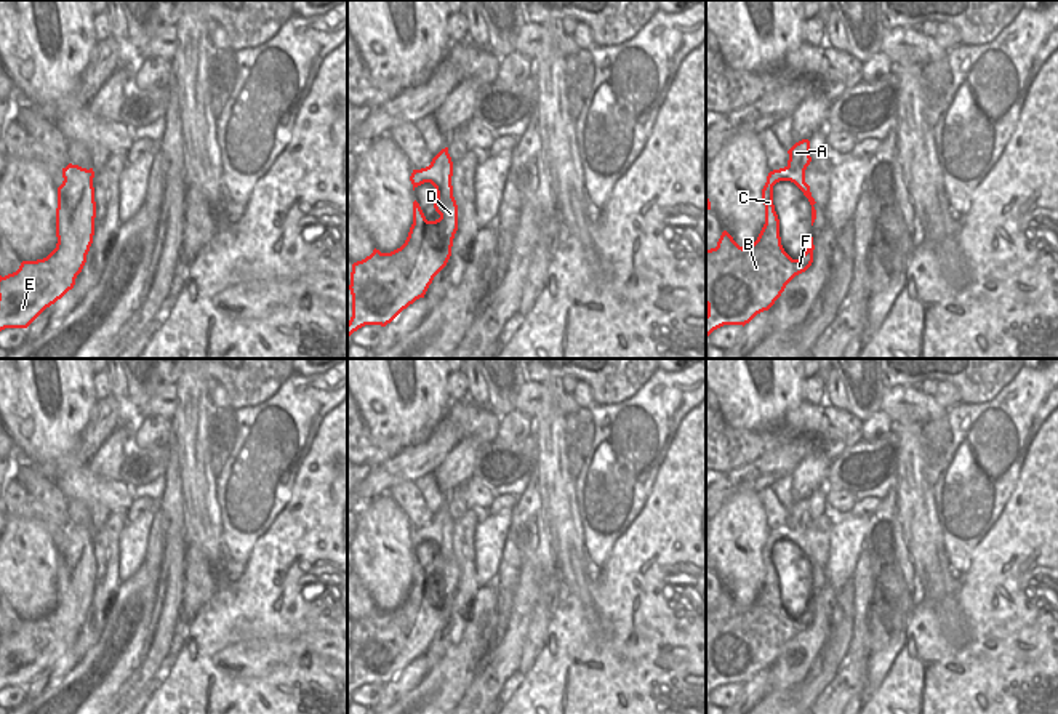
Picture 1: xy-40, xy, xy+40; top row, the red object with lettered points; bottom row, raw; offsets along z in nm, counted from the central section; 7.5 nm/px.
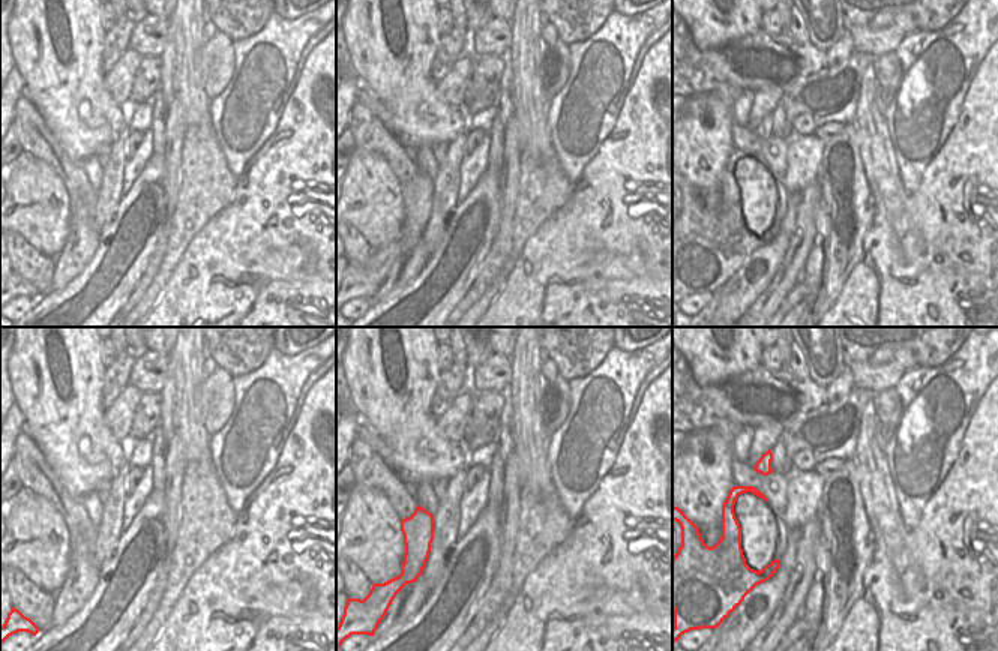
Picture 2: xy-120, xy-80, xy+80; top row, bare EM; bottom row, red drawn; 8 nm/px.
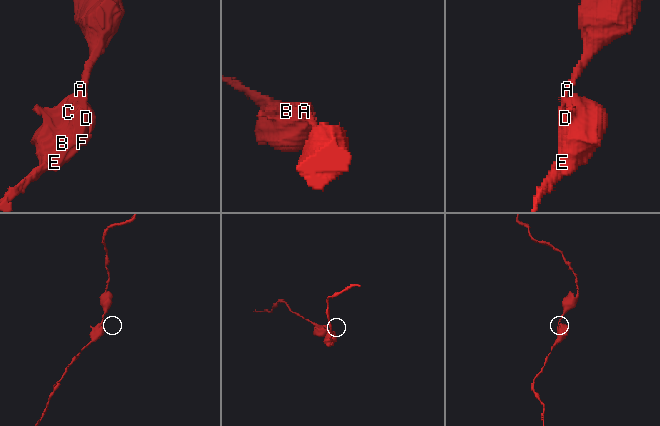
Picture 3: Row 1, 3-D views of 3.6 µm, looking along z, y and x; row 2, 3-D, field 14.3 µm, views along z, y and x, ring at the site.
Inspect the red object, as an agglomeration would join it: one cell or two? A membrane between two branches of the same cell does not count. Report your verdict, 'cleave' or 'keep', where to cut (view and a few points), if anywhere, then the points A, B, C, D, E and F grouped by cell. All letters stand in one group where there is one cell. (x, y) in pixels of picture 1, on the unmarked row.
cleave; cut xy+40 (809, 519), (799, 524), (788, 524); groups A / B C D E F

